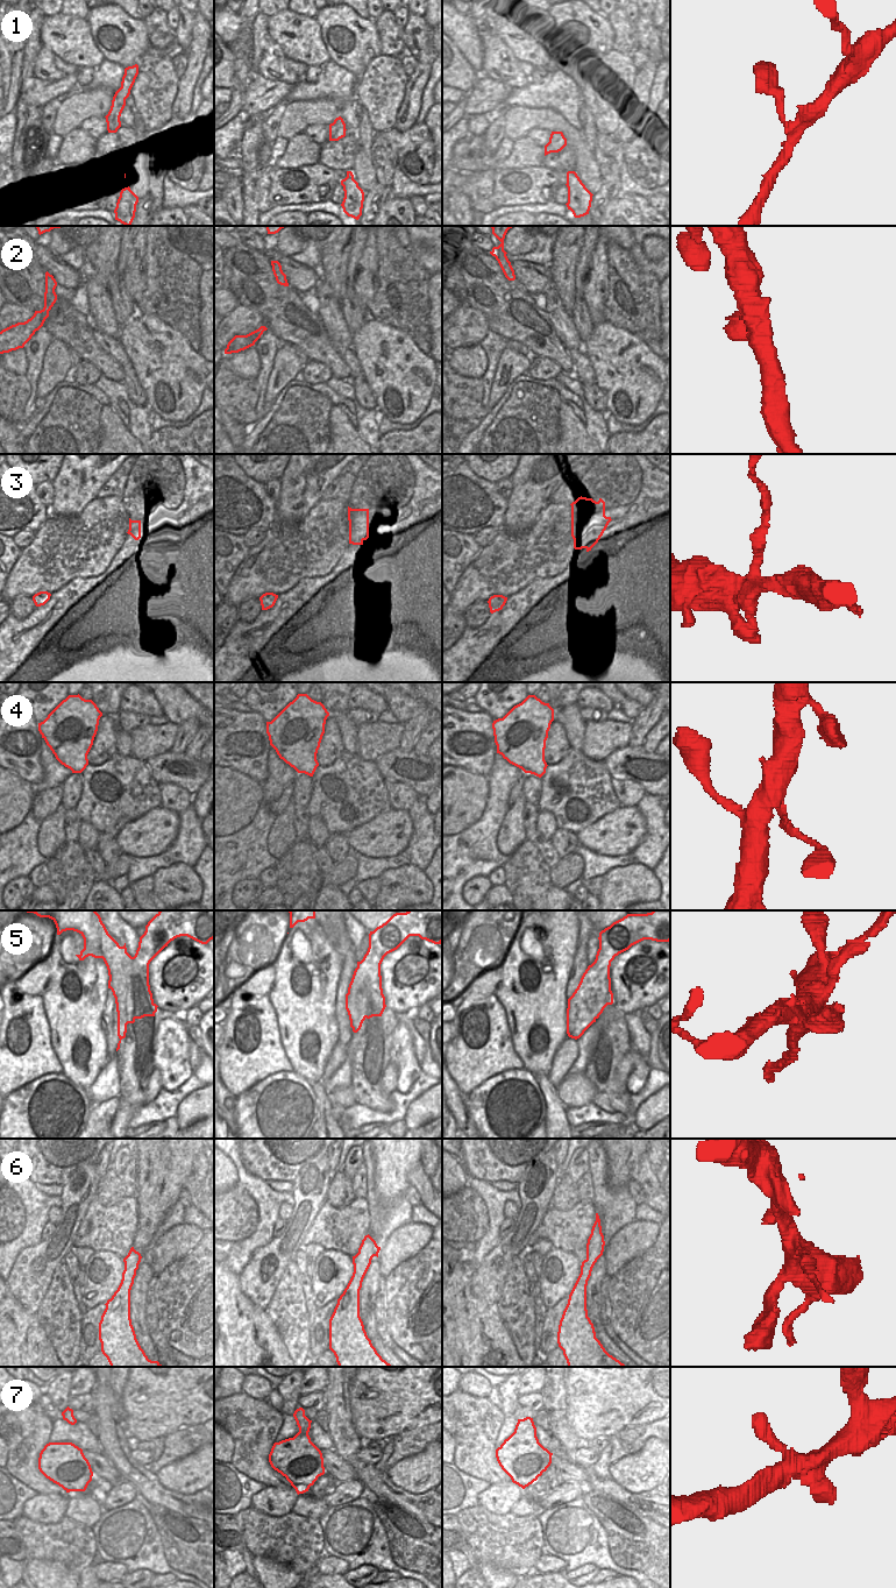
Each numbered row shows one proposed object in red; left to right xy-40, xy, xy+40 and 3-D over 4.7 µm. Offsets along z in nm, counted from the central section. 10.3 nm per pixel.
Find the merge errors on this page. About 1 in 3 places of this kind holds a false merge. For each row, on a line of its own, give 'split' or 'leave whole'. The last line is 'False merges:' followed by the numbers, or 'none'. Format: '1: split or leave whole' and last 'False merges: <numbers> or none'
1: leave whole
2: leave whole
3: leave whole
4: leave whole
5: split
6: split
7: leave whole
False merges: 5, 6

